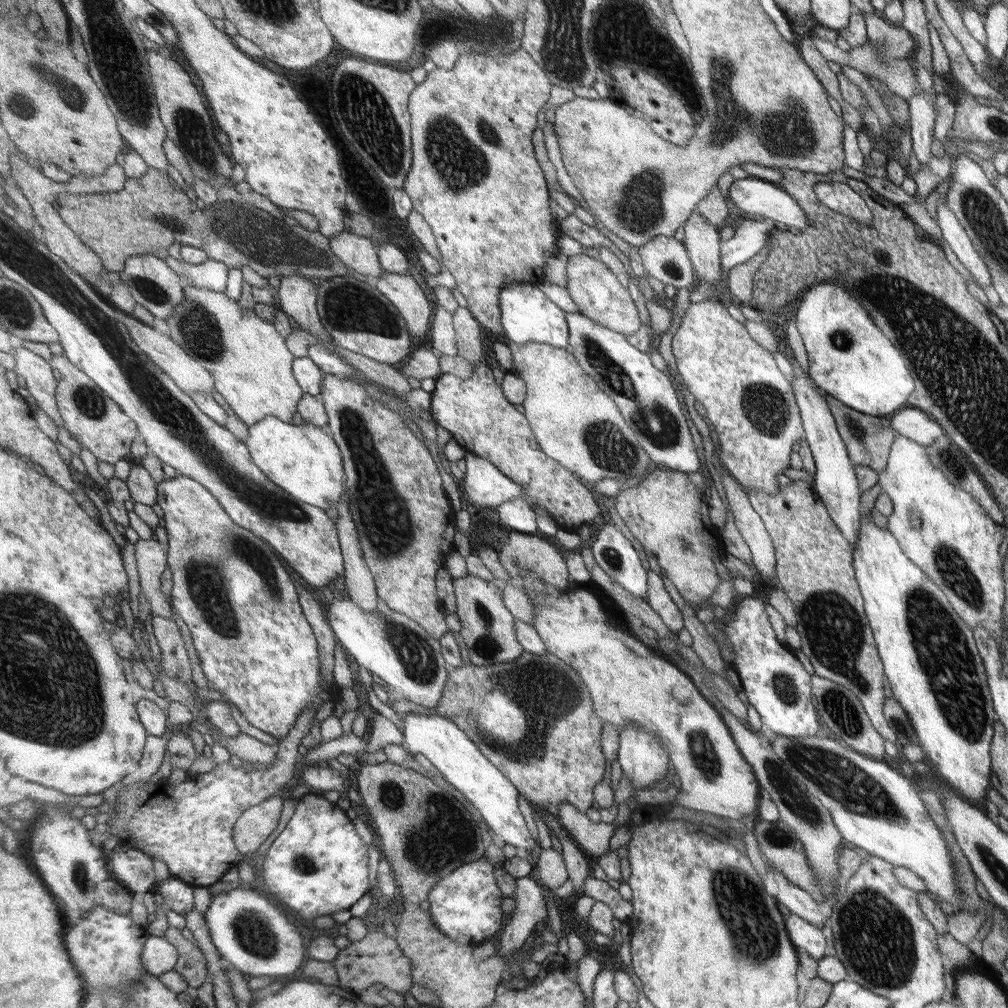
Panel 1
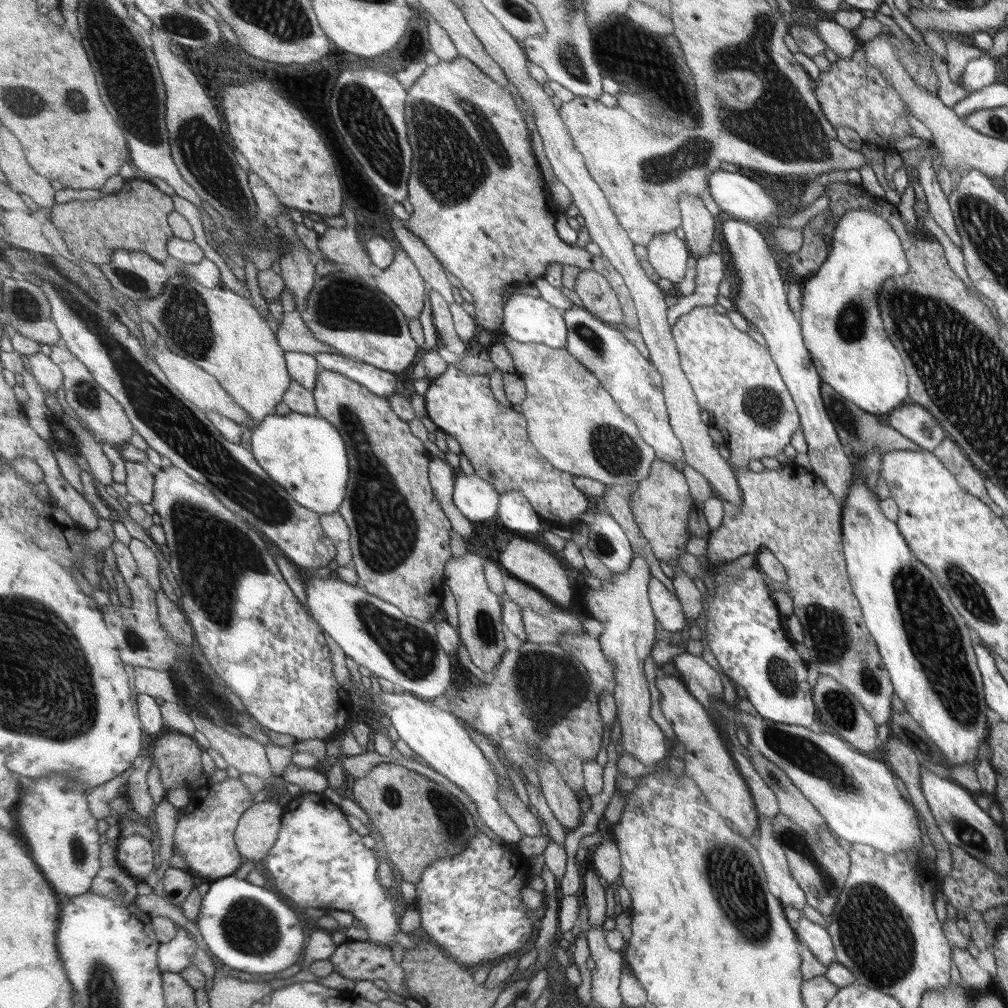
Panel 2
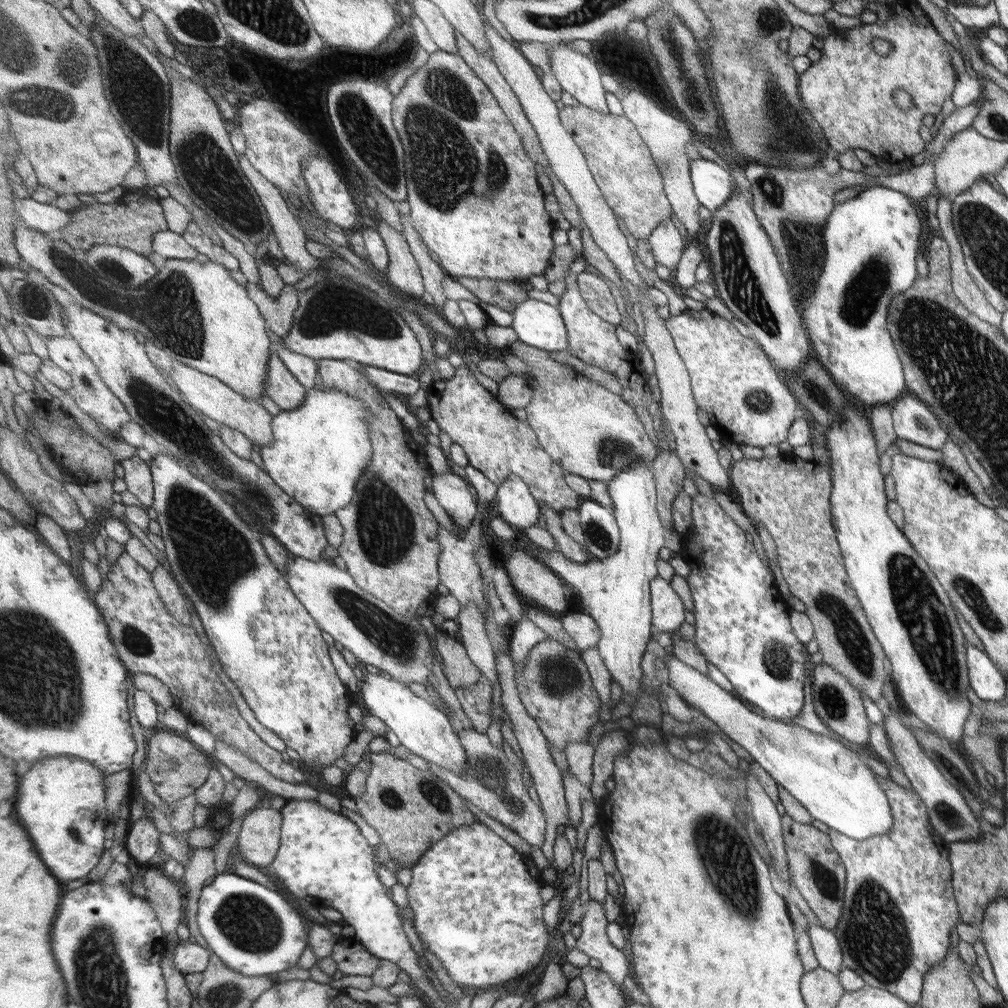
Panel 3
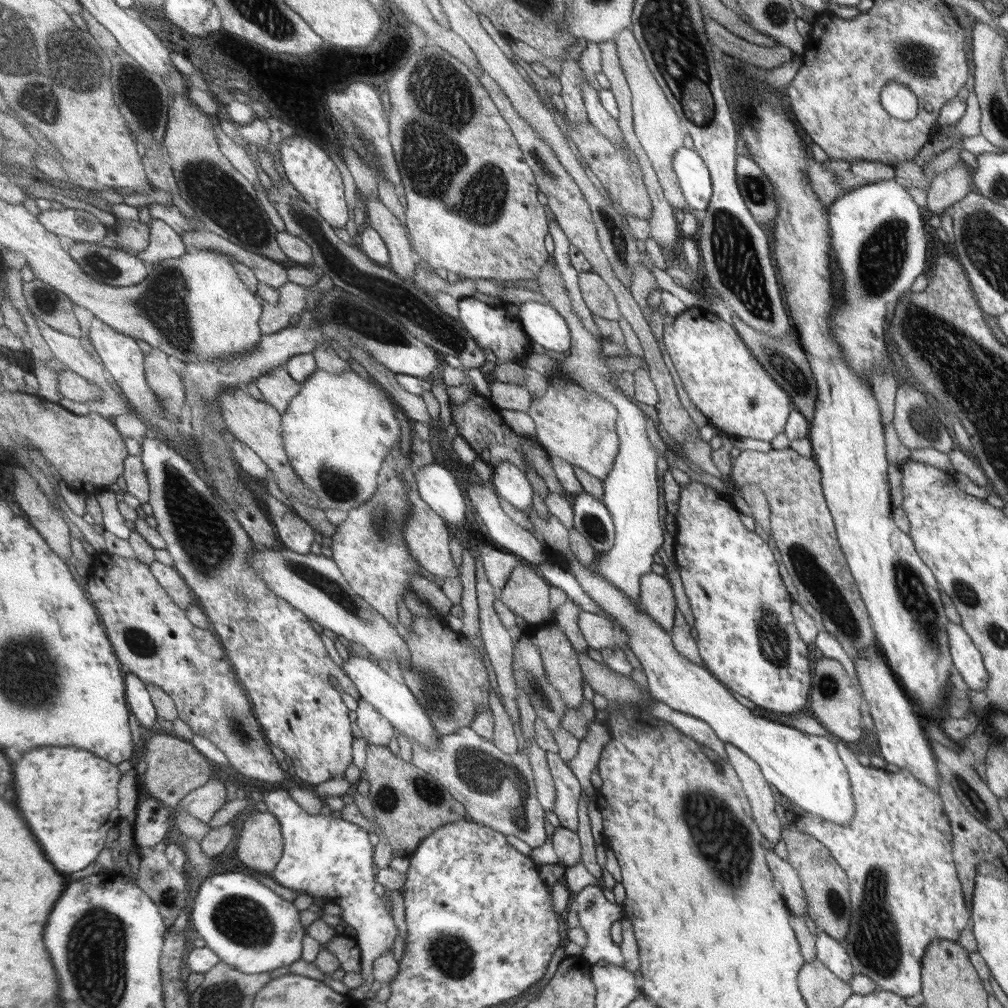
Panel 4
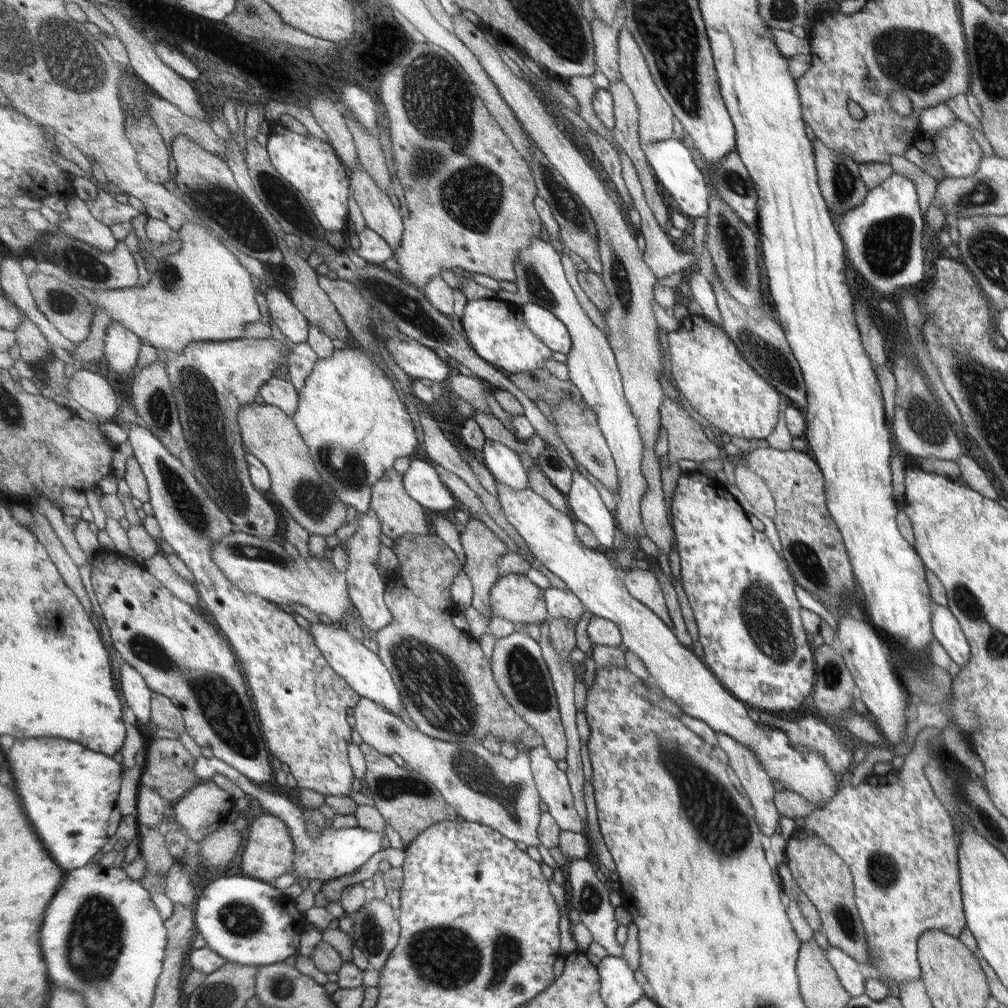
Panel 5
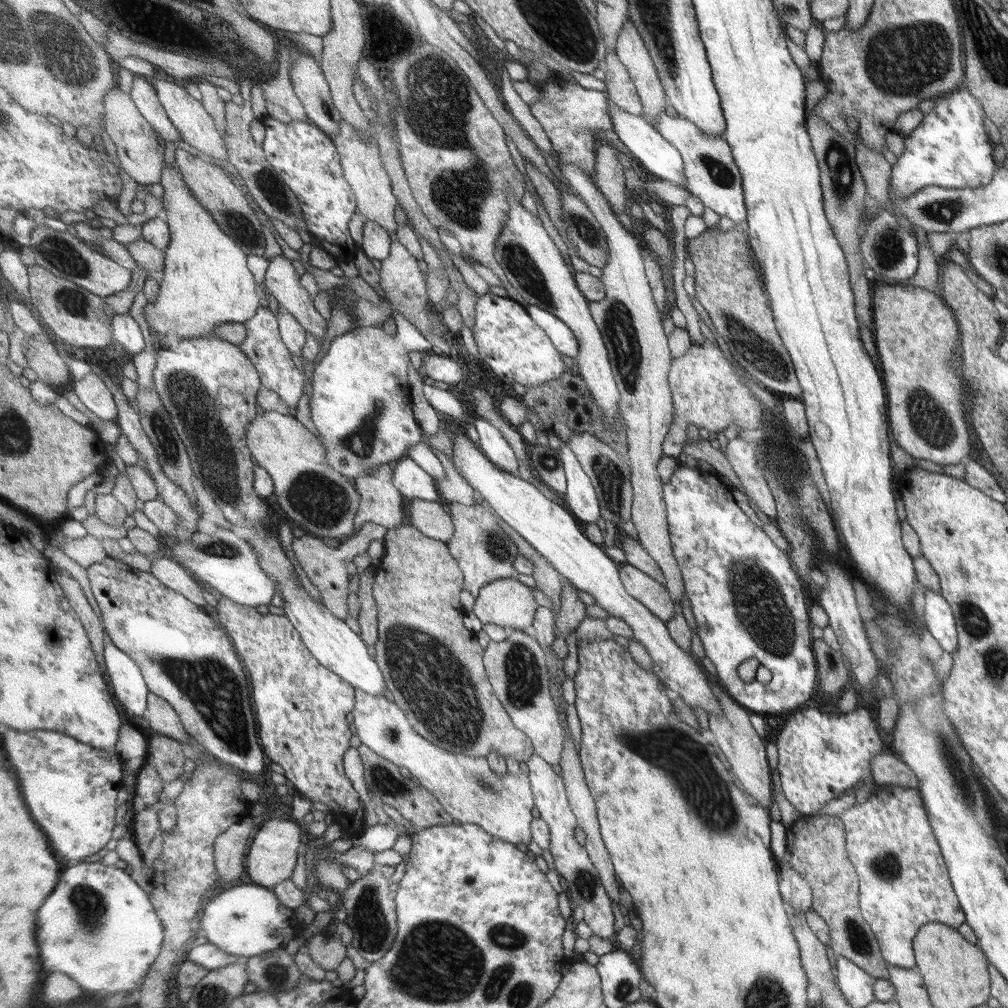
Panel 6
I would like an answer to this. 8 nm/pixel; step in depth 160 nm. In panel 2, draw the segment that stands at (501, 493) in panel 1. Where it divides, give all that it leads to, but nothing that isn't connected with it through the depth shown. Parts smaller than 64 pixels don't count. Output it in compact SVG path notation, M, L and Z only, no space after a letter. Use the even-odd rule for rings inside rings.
M458 473L454 486L454 501L471 522L495 518L500 507L500 492L478 474Z

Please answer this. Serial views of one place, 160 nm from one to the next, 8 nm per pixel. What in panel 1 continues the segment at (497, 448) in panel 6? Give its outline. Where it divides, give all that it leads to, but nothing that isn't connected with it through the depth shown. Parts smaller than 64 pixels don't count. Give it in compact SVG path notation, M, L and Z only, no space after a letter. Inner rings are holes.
M513 499L497 508L503 524L512 531L532 535L539 532L537 511L525 499Z

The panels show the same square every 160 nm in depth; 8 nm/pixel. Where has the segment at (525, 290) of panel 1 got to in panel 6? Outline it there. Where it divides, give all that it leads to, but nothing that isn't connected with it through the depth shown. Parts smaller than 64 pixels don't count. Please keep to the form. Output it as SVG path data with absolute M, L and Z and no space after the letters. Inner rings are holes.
M527 305L526 309L532 319L549 334L559 352L571 357L574 361L579 358L579 339L568 324L565 324L563 320L555 316L555 313L549 312L547 309L533 305Z

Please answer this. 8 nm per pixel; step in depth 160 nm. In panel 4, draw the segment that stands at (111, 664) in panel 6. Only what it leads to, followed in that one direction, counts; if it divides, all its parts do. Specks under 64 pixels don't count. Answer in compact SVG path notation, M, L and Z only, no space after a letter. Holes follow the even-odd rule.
M131 672L126 674L127 700L131 711L142 726L149 728L159 718L152 696L144 680Z

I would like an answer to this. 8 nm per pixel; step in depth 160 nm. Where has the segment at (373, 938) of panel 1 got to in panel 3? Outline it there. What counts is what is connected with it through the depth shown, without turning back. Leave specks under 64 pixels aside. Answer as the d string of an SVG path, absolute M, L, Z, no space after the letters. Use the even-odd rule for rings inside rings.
M353 938L342 939L334 948L332 957L341 973L349 976L372 976L381 958L371 954L363 944Z

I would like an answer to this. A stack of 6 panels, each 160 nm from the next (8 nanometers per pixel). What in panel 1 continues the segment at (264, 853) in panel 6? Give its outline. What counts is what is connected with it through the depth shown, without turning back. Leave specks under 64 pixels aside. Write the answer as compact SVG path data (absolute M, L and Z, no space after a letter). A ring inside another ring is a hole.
M280 796L269 797L239 817L234 826L234 839L243 855L257 852L275 832L279 820L282 820L283 800Z

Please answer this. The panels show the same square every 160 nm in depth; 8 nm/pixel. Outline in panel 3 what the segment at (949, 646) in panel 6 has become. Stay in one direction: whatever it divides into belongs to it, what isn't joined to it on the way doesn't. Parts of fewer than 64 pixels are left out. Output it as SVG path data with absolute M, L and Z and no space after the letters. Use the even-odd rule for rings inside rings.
M966 644L966 669L976 698L983 702L999 702L1004 698L1005 678L981 650Z

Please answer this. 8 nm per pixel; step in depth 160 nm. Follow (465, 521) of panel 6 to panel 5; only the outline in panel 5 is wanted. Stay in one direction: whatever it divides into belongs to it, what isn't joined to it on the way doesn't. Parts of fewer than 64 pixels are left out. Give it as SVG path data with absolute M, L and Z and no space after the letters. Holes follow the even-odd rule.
M473 514L469 517L470 519L465 525L466 529L460 533L461 542L465 549L464 570L474 587L473 608L477 608L486 617L491 617L491 610L493 610L491 609L491 590L501 578L501 568L499 568L501 558L511 551L507 548L507 544L480 518Z

